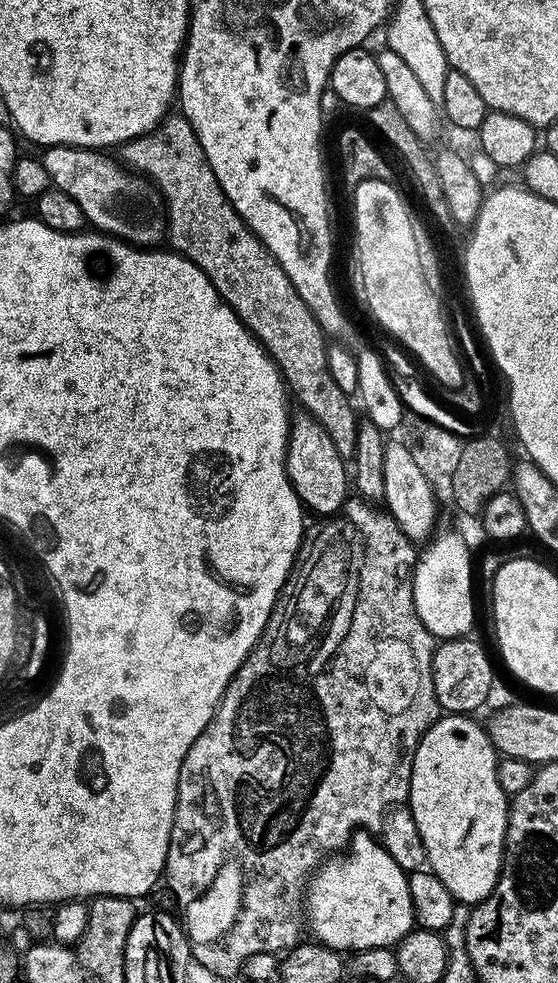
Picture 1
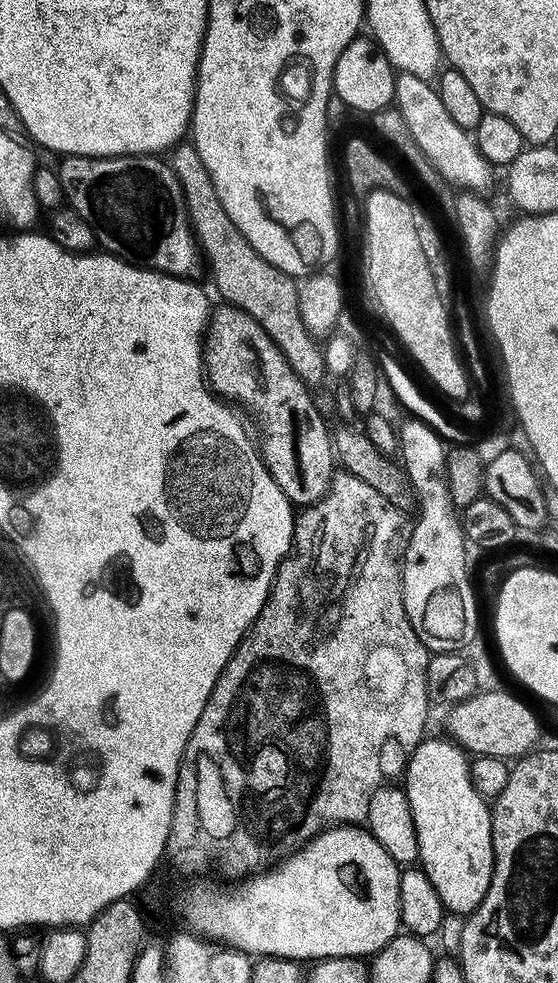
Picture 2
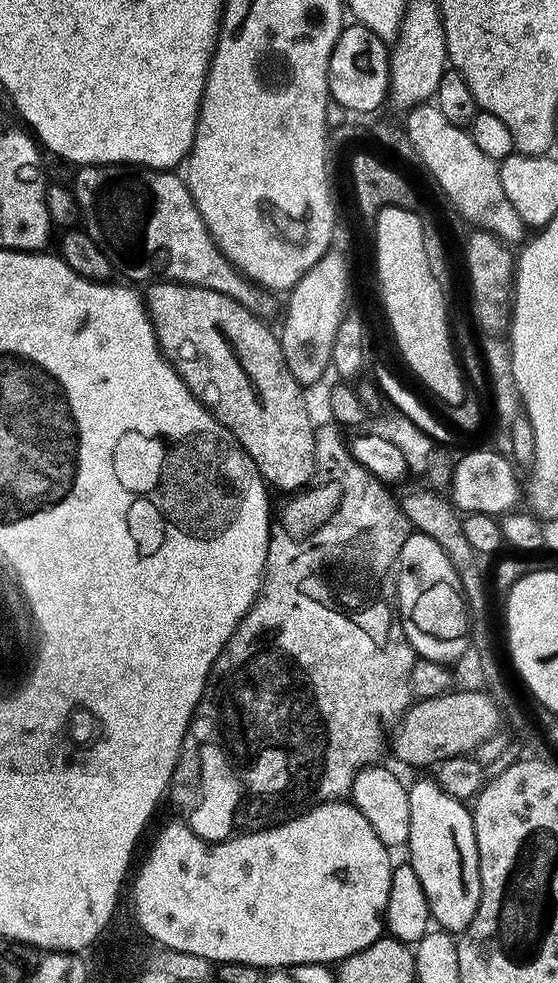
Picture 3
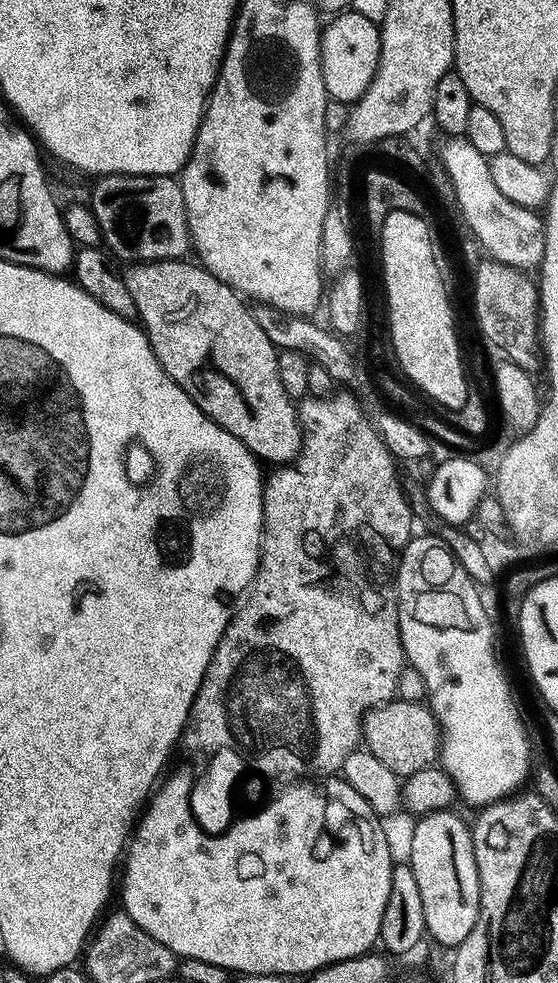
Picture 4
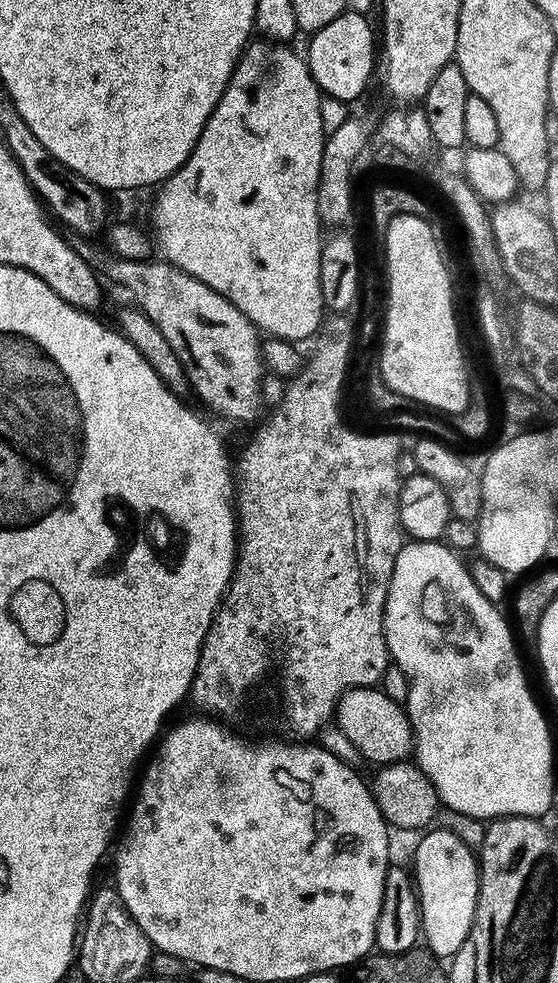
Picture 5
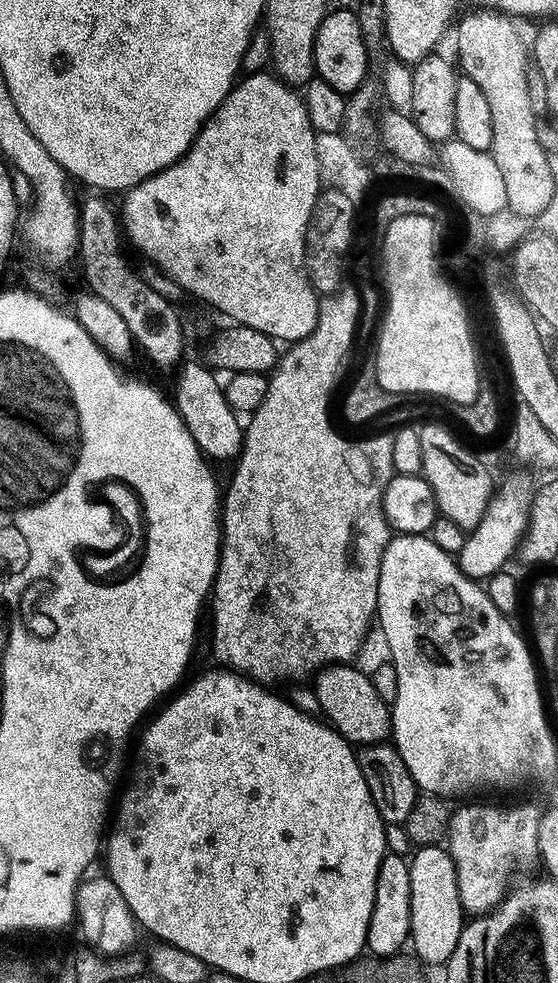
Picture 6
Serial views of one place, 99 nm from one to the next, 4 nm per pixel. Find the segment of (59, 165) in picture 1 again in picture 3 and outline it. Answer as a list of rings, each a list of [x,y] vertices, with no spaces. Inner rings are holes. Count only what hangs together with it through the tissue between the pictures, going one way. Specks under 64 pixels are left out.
[[[86,164],[77,167],[75,171],[76,177],[70,181],[70,188],[75,193],[80,208],[83,231],[88,232],[90,238],[98,242],[98,246],[102,246],[102,254],[110,258],[113,269],[119,275],[121,272],[125,281],[193,284],[206,290],[218,290],[218,294],[226,294],[226,298],[234,298],[238,306],[246,306],[250,314],[265,322],[271,321],[275,312],[277,315],[277,297],[245,278],[240,269],[233,266],[222,254],[202,214],[198,214],[198,206],[183,175],[175,176],[177,173],[172,170],[142,168],[135,164]]]

